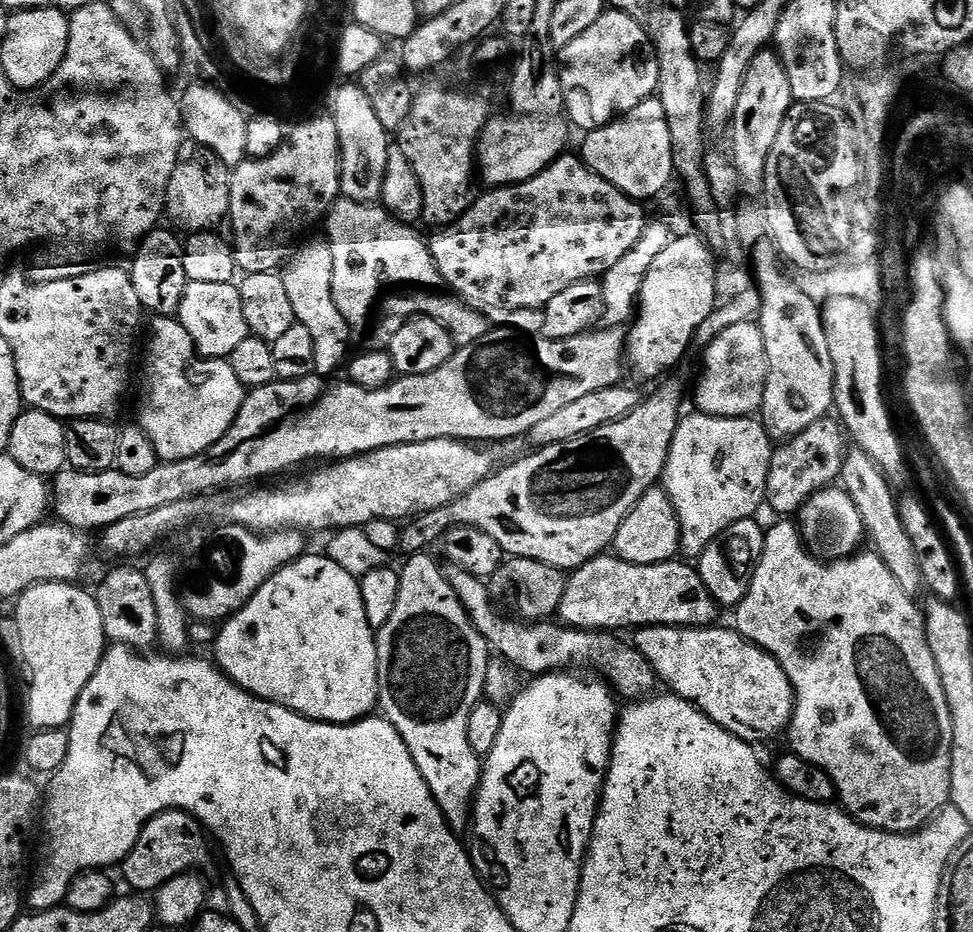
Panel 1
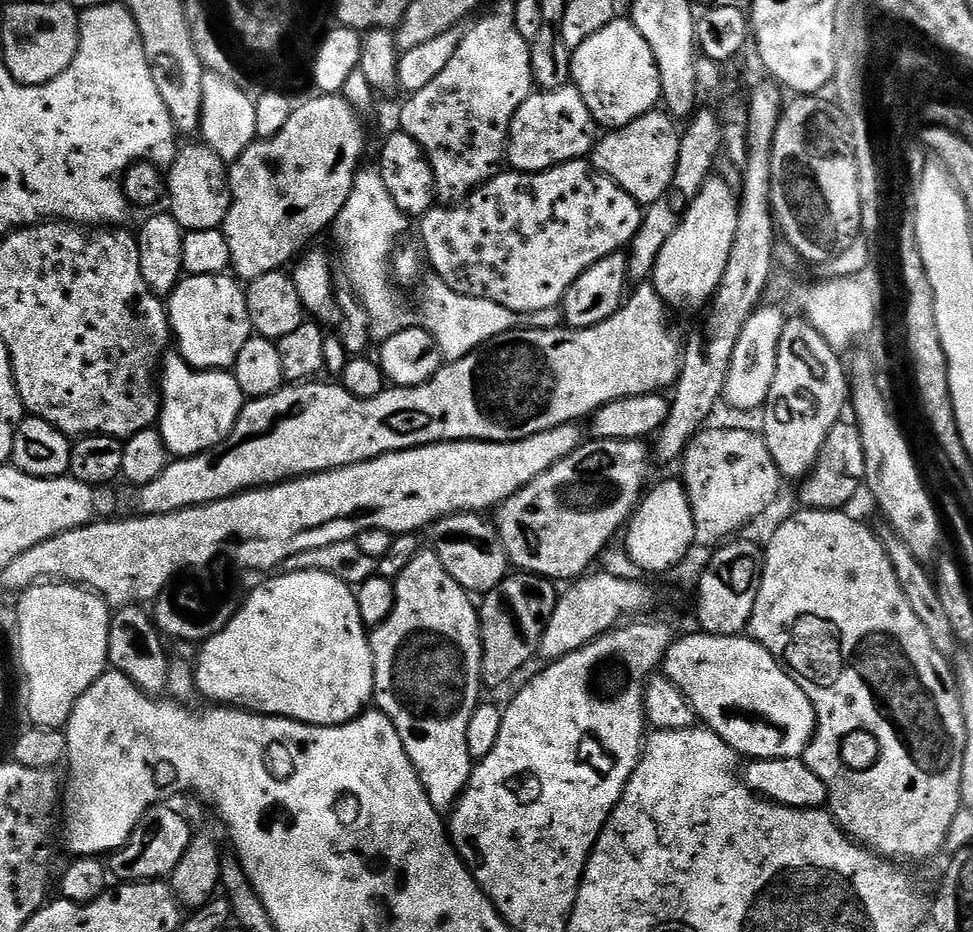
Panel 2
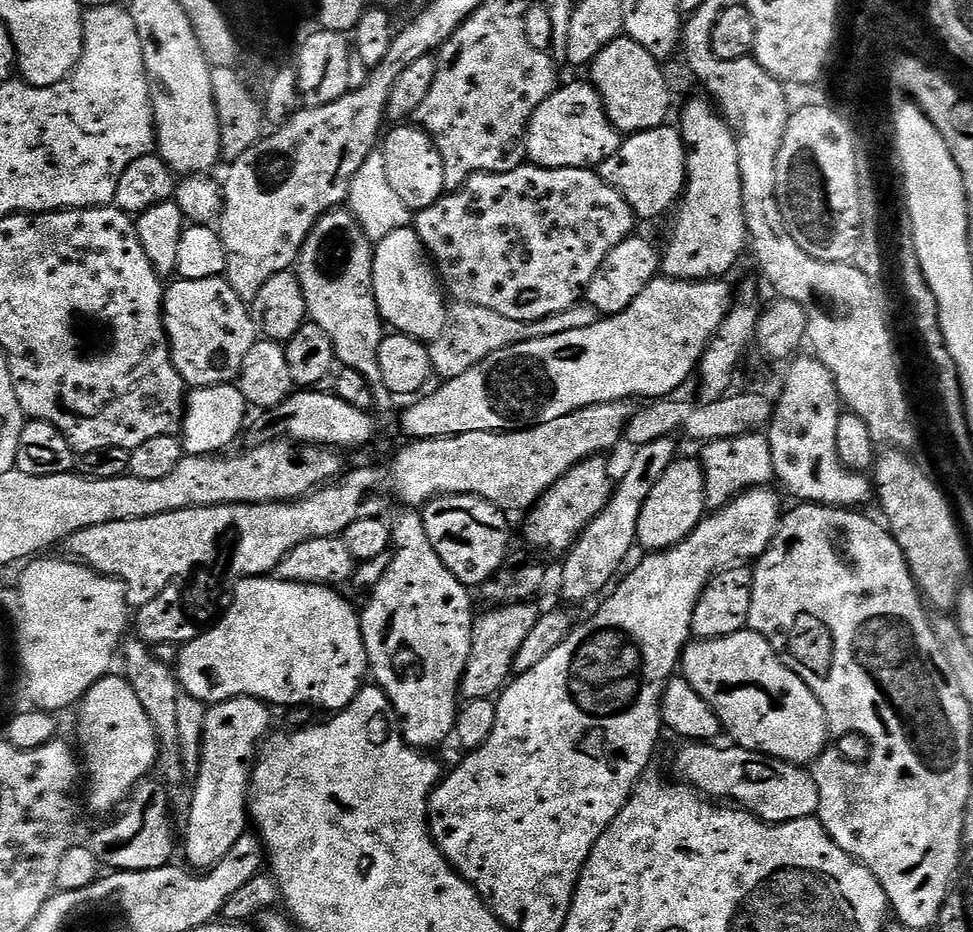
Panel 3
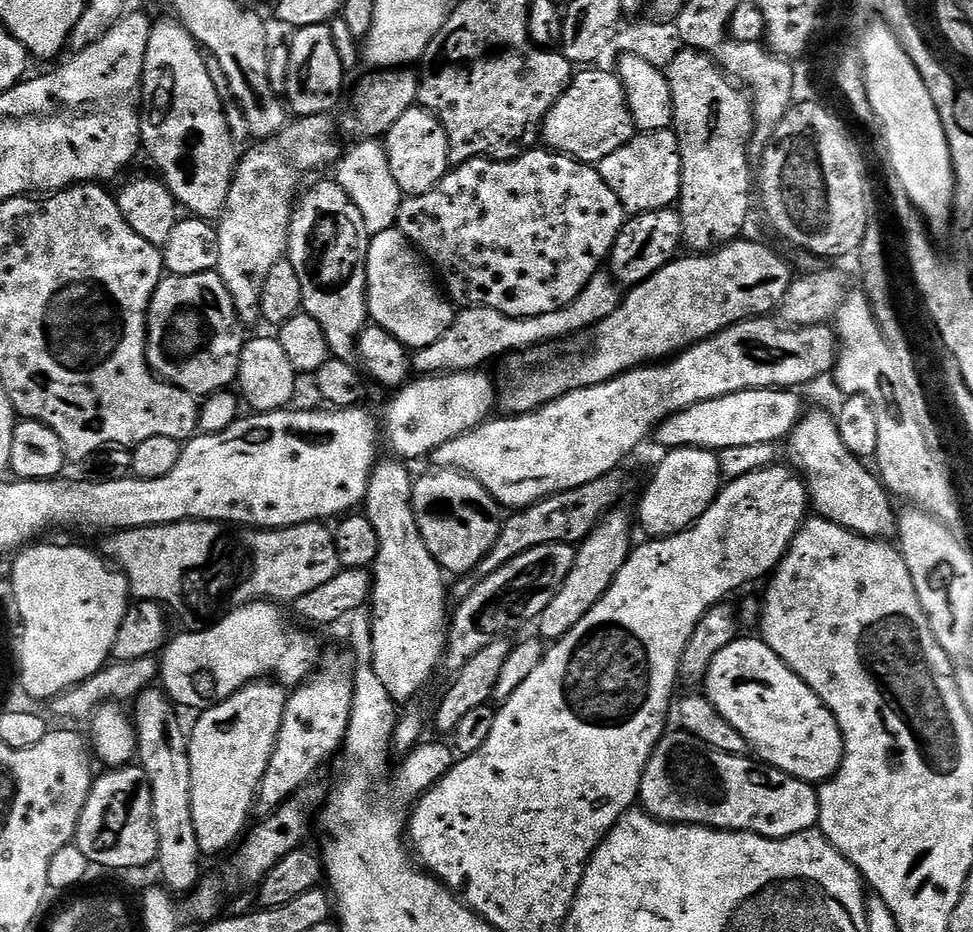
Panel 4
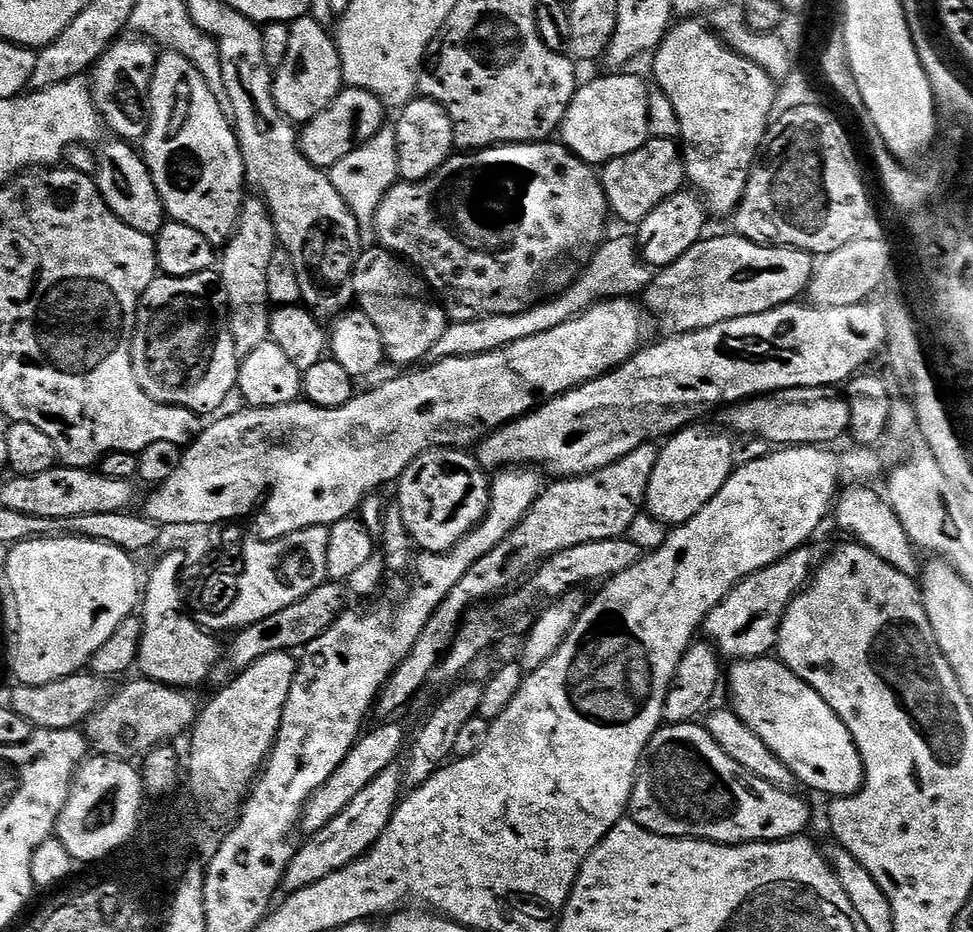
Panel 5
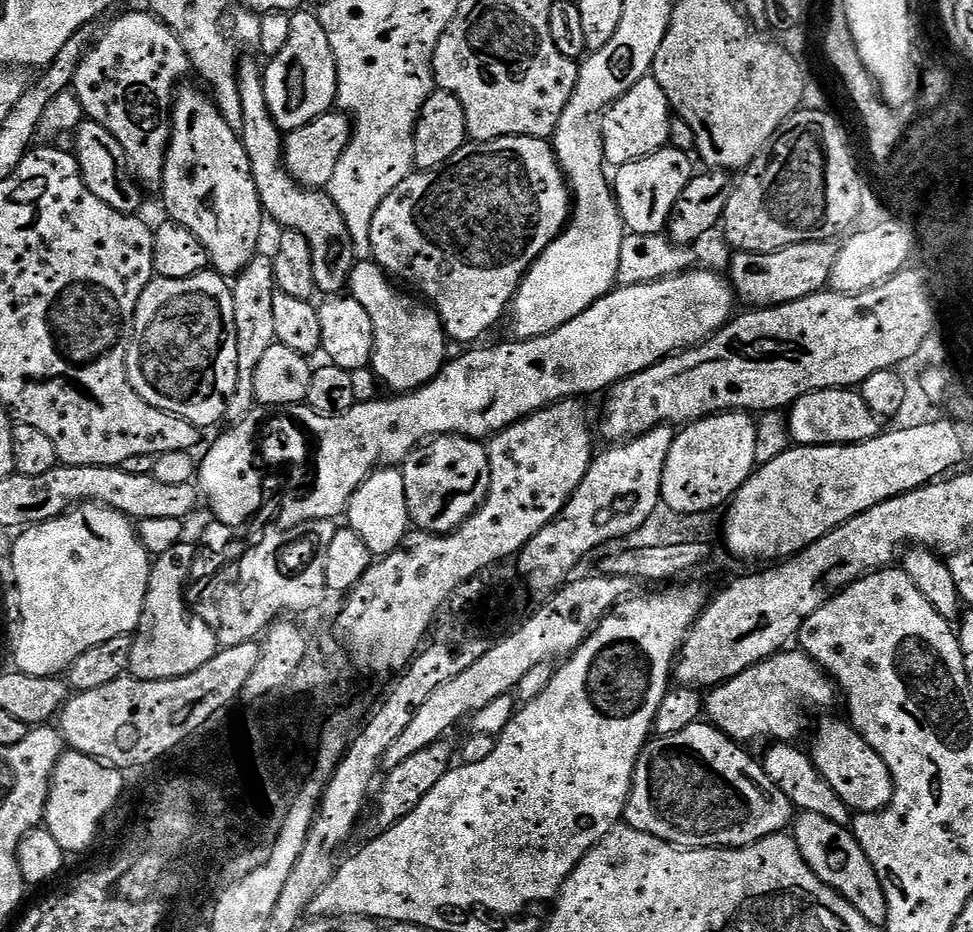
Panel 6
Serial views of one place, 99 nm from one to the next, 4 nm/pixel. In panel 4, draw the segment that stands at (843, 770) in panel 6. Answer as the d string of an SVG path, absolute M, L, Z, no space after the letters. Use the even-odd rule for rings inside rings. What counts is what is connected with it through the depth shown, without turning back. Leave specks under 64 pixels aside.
M753 636L737 638L714 657L702 685L703 695L746 738L763 763L819 786L835 776L844 760L844 736L836 717L763 638Z

